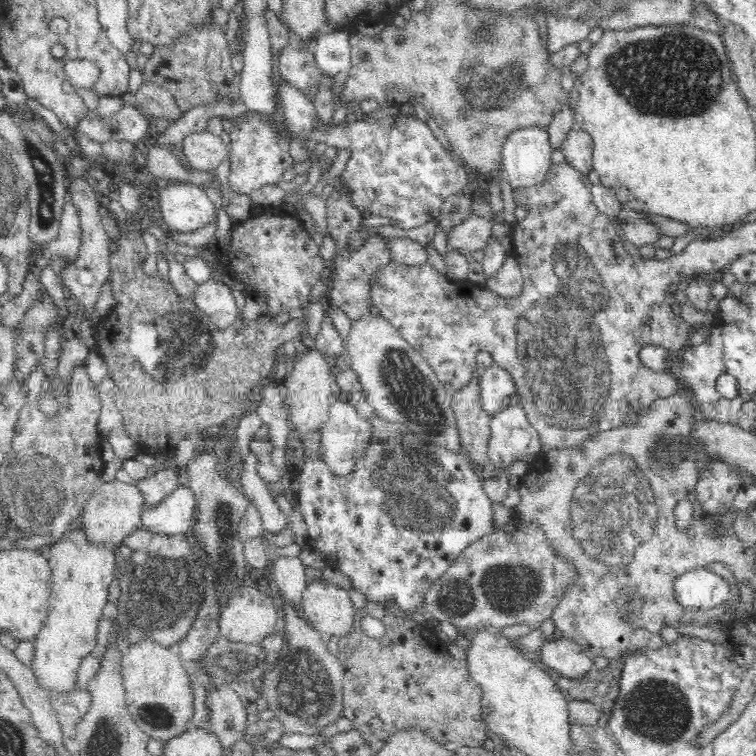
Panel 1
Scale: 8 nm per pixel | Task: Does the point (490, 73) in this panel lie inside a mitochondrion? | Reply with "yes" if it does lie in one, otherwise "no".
yes

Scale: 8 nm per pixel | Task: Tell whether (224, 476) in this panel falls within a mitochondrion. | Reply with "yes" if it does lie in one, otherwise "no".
no

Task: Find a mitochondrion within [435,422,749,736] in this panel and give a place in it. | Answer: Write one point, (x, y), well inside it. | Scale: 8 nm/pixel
(621, 488)

